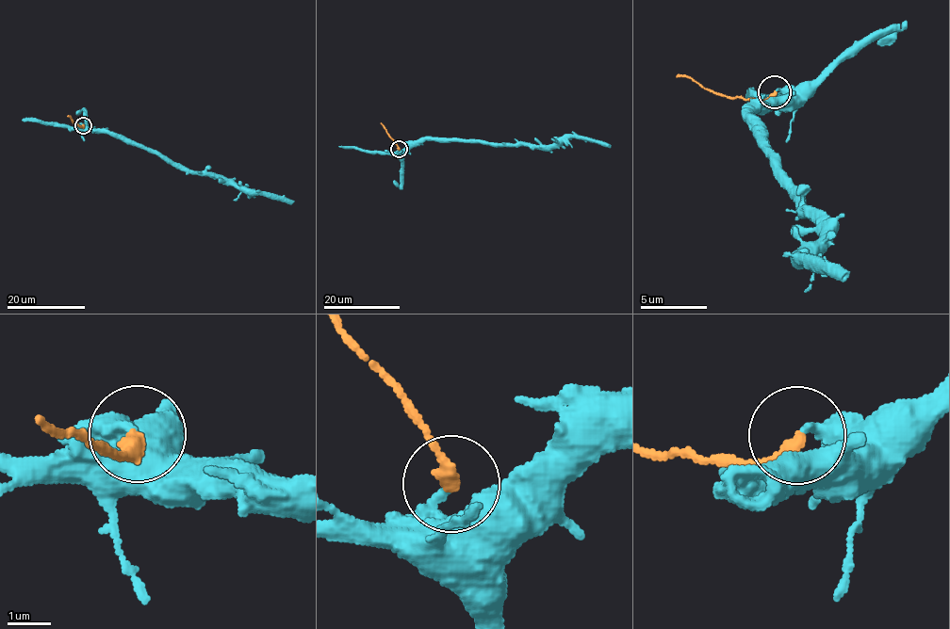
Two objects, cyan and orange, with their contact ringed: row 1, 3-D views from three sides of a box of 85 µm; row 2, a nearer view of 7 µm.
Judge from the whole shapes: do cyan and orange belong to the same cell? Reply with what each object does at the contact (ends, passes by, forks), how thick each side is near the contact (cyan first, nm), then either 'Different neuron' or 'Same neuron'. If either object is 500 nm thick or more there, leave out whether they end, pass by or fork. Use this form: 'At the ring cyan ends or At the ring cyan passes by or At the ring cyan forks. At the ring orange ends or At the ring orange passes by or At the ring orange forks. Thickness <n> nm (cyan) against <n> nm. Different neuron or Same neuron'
At the ring cyan ends. At the ring orange ends. Thickness 320 nm (cyan) against 360 nm. Different neuron

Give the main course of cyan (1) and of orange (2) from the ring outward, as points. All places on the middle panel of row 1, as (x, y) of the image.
1: (399, 150), (399, 152), (407, 151), (426, 139), (441, 138), (533, 146), (552, 145), (574, 137), (611, 146)
2: (399, 150), (381, 123)

